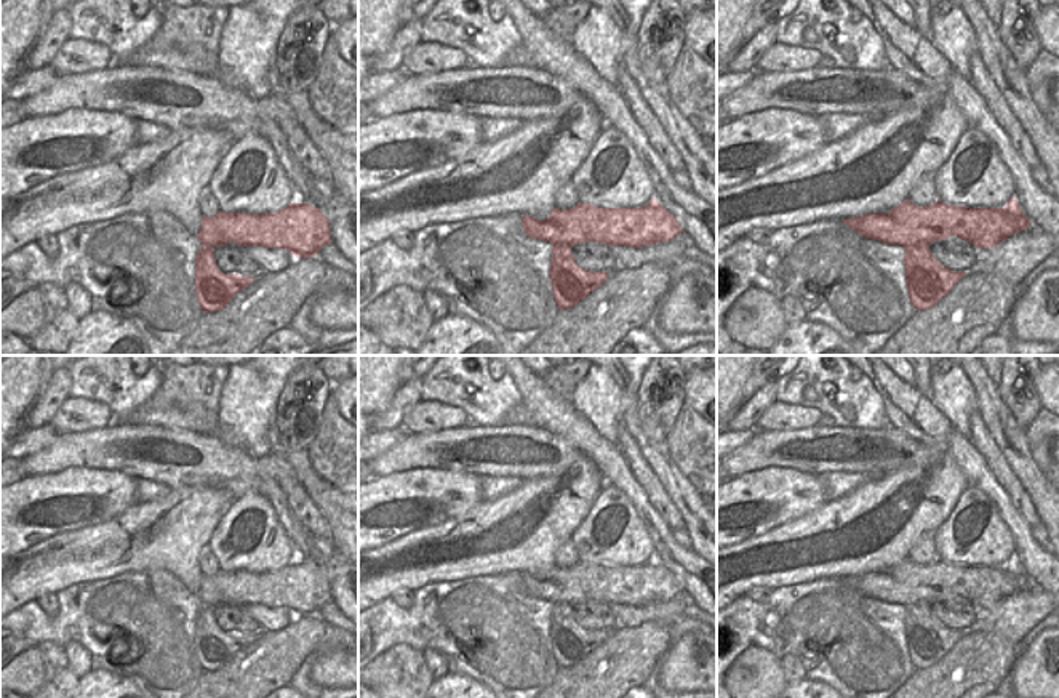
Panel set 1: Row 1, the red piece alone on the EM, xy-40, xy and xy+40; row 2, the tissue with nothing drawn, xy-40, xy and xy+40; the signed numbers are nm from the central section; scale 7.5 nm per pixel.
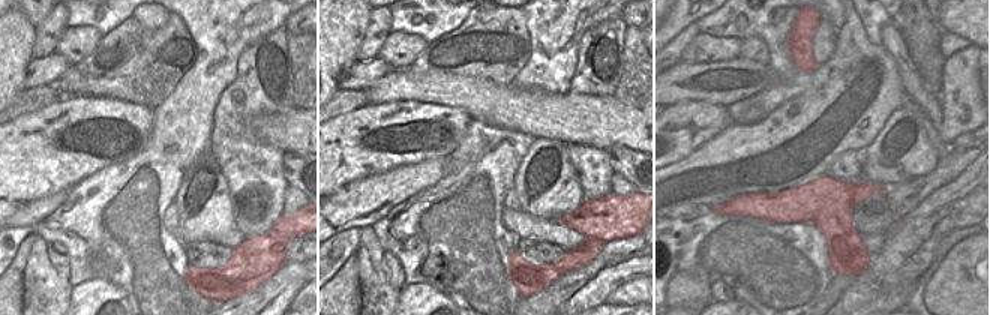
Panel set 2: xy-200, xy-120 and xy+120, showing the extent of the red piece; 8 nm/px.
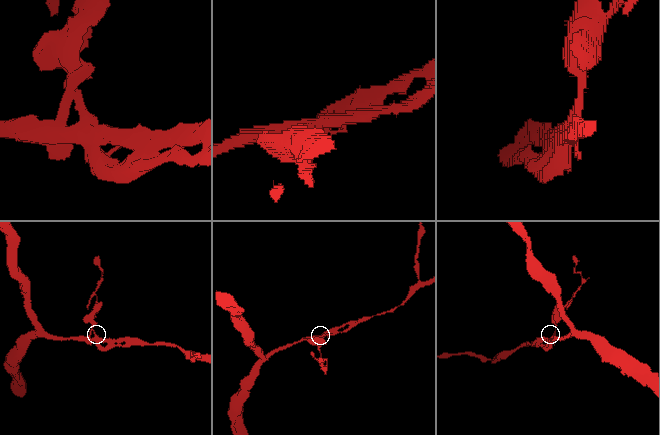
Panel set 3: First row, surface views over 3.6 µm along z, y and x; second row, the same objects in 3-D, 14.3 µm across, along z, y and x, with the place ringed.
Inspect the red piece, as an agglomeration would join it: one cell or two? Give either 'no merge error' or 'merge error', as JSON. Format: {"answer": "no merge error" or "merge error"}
{"answer": "merge error"}

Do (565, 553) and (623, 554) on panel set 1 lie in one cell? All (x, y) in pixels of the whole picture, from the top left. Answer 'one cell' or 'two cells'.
two cells

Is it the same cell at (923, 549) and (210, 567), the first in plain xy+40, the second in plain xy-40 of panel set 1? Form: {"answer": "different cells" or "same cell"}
{"answer": "same cell"}

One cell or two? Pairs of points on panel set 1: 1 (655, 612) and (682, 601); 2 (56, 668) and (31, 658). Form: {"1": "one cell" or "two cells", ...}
{"1": "one cell", "2": "two cells"}

